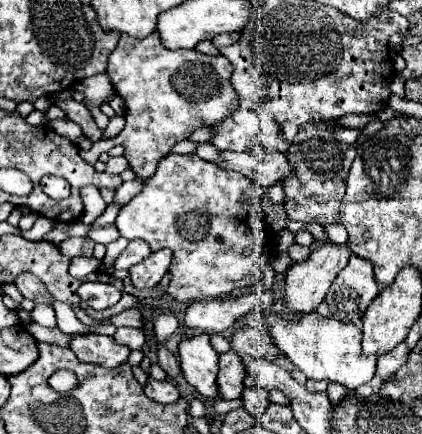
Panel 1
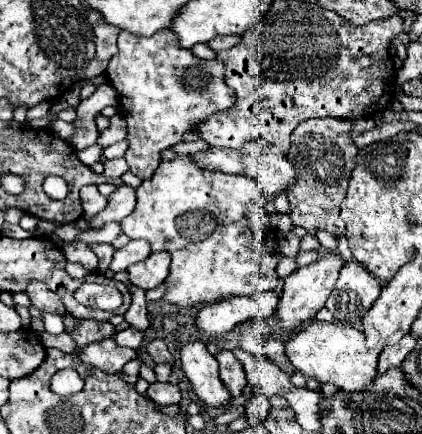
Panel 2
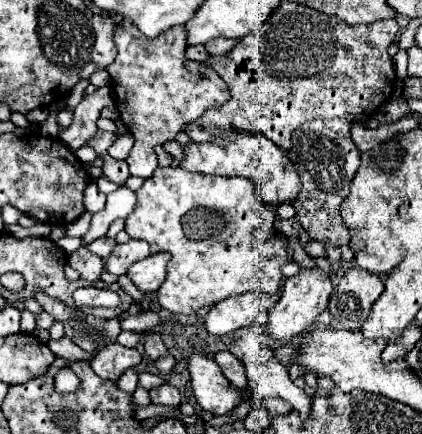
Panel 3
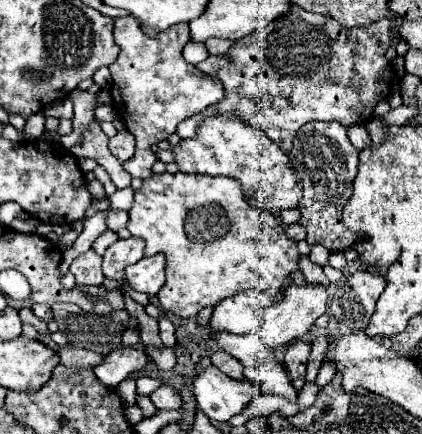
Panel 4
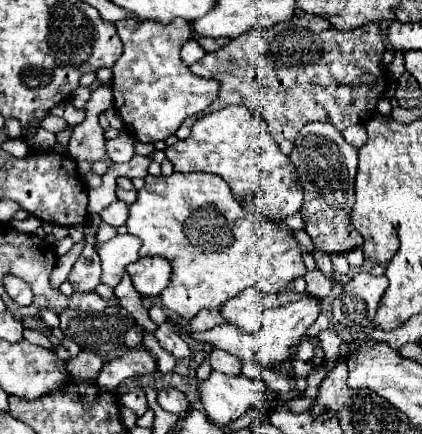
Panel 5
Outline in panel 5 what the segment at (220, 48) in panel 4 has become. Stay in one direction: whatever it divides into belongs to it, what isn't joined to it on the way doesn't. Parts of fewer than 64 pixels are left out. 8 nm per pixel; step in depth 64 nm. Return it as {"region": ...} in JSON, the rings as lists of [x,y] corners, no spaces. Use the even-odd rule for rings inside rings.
{"region":[[[192,34],[192,38],[194,38],[194,40],[198,40],[198,44],[200,44],[200,46],[204,46],[204,50],[206,50],[206,52],[218,50],[220,46],[224,46],[224,44],[228,44],[228,42],[230,42],[230,39],[228,38],[202,38],[202,36],[196,36],[196,34]]]}

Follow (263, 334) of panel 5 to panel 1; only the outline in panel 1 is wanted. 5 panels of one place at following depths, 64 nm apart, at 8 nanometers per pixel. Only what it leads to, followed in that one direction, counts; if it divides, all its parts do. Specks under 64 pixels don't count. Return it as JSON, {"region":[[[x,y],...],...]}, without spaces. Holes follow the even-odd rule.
{"region":[[[320,244],[314,248],[310,258],[306,262],[294,264],[286,274],[286,288],[284,288],[284,306],[290,314],[304,314],[304,312],[316,312],[320,302],[324,300],[332,280],[338,276],[338,272],[348,264],[350,258],[348,246],[336,246],[336,244]]]}

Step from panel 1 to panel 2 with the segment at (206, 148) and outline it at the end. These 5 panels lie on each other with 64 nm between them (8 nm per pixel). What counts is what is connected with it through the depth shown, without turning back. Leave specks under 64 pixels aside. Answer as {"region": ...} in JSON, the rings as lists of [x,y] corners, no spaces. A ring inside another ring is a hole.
{"region":[[[194,140],[194,142],[180,142],[180,144],[174,144],[172,152],[176,156],[190,156],[194,152],[200,152],[200,150],[206,150],[208,144],[202,142],[202,140]]]}

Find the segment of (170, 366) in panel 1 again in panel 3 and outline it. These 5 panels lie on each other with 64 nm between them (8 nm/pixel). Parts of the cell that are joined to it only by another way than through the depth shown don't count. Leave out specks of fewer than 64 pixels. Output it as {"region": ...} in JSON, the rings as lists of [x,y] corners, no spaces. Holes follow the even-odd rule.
{"region":[[[146,330],[144,334],[146,334],[146,336],[144,336],[144,350],[146,350],[146,354],[148,354],[152,360],[158,360],[160,356],[168,354],[168,350],[166,350],[166,346],[164,346],[164,342],[162,342],[162,338],[160,338],[158,332]]]}

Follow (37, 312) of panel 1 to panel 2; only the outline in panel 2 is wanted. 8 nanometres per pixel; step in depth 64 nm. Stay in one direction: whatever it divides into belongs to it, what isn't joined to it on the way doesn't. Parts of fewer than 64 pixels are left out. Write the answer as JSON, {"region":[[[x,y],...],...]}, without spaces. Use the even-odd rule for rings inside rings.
{"region":[[[42,312],[42,321],[47,332],[54,335],[64,332],[64,324],[58,314]]]}

